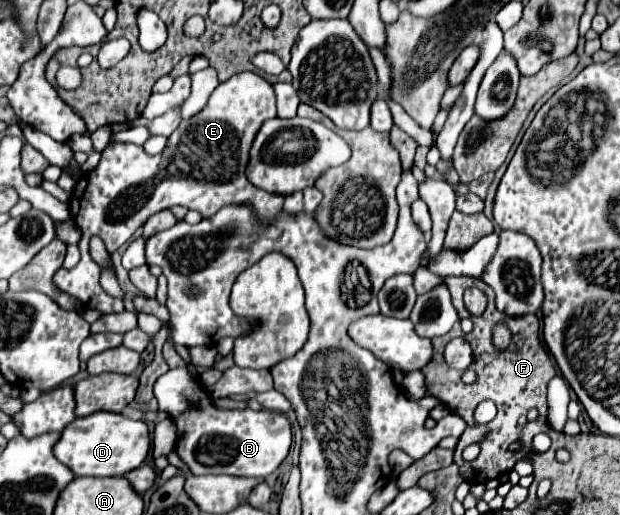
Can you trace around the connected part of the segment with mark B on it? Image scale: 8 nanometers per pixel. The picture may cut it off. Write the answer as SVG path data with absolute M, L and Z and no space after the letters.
M174 368L162 374L153 386L160 410L166 410L178 426L176 450L192 474L230 474L230 476L270 476L288 456L292 444L290 422L284 414L272 410L234 408L218 410L206 390L190 376L186 368Z

